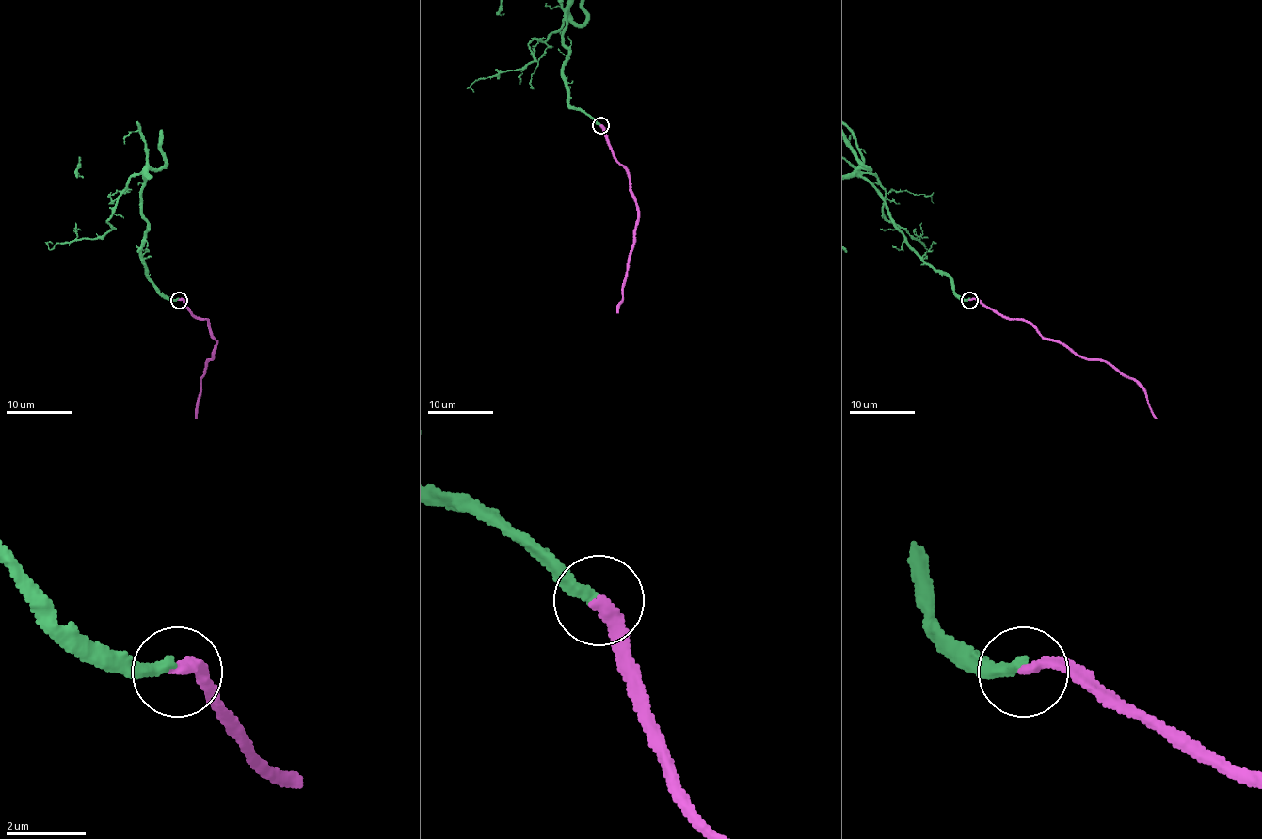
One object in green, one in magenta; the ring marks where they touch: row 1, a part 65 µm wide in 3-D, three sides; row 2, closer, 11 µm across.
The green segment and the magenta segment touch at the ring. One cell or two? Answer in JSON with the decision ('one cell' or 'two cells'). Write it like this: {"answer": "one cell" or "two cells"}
{"answer": "two cells"}

